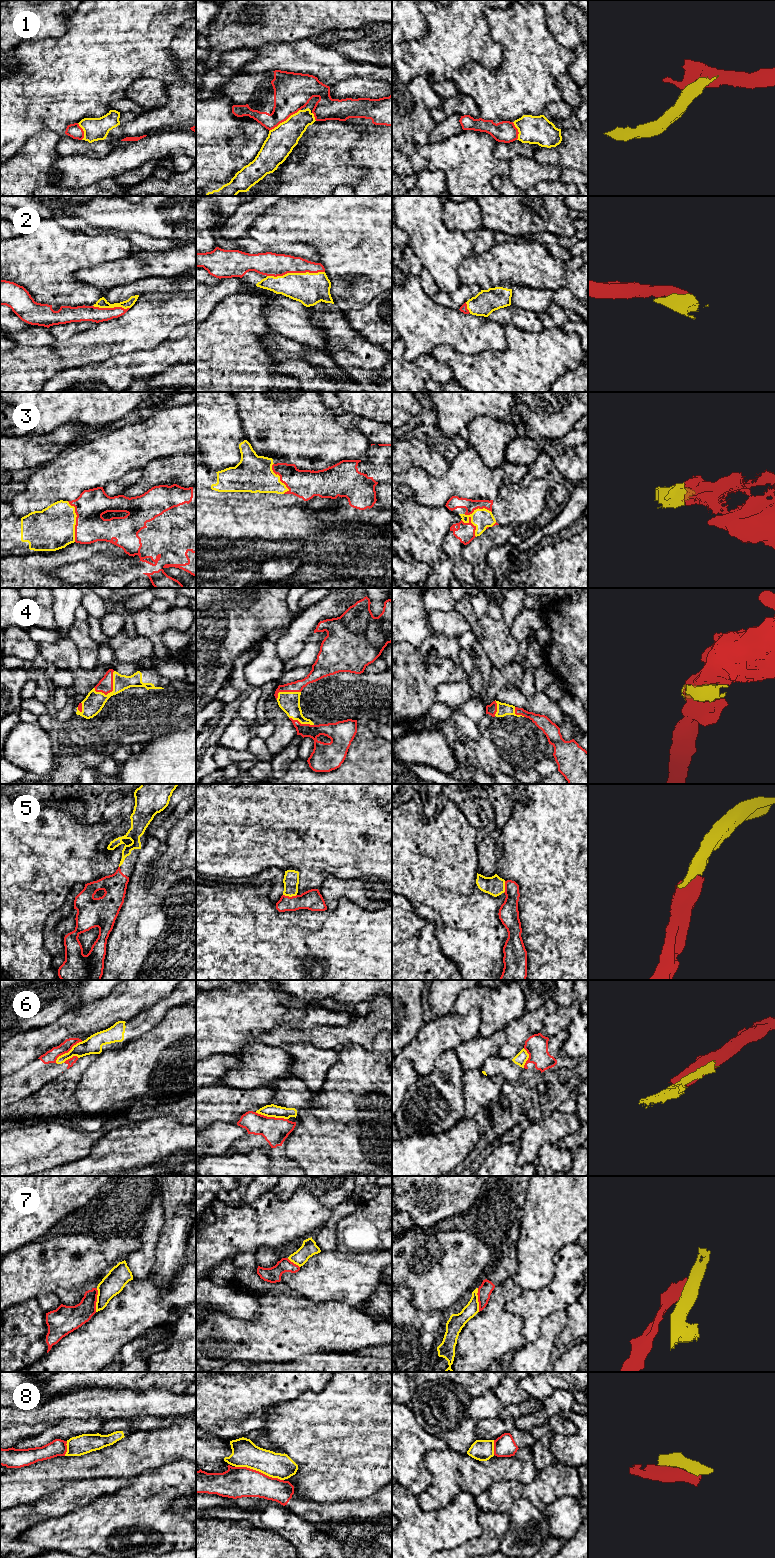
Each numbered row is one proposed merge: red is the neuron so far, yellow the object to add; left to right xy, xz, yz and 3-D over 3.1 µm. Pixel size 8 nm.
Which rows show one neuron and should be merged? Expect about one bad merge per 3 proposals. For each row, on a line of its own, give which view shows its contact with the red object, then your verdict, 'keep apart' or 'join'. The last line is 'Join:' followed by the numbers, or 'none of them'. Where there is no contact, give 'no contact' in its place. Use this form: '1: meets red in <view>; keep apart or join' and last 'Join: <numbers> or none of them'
1: meets red in xz; keep apart
2: meets red in xz; join
3: meets red in yz; join
4: meets red in xy; join
5: meets red in xz; join
6: meets red in xz; keep apart
7: meets red in xy; keep apart
8: meets red in xz; keep apart
Join: 2, 3, 4, 5

